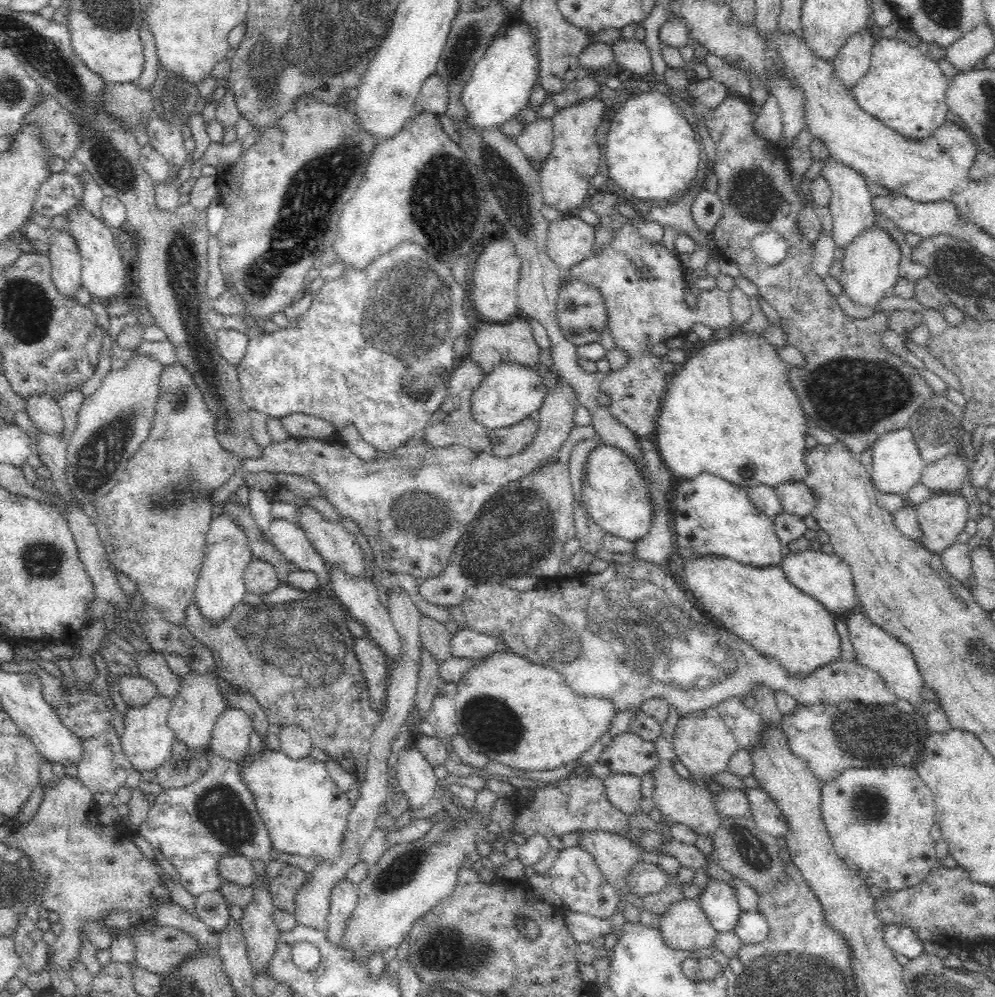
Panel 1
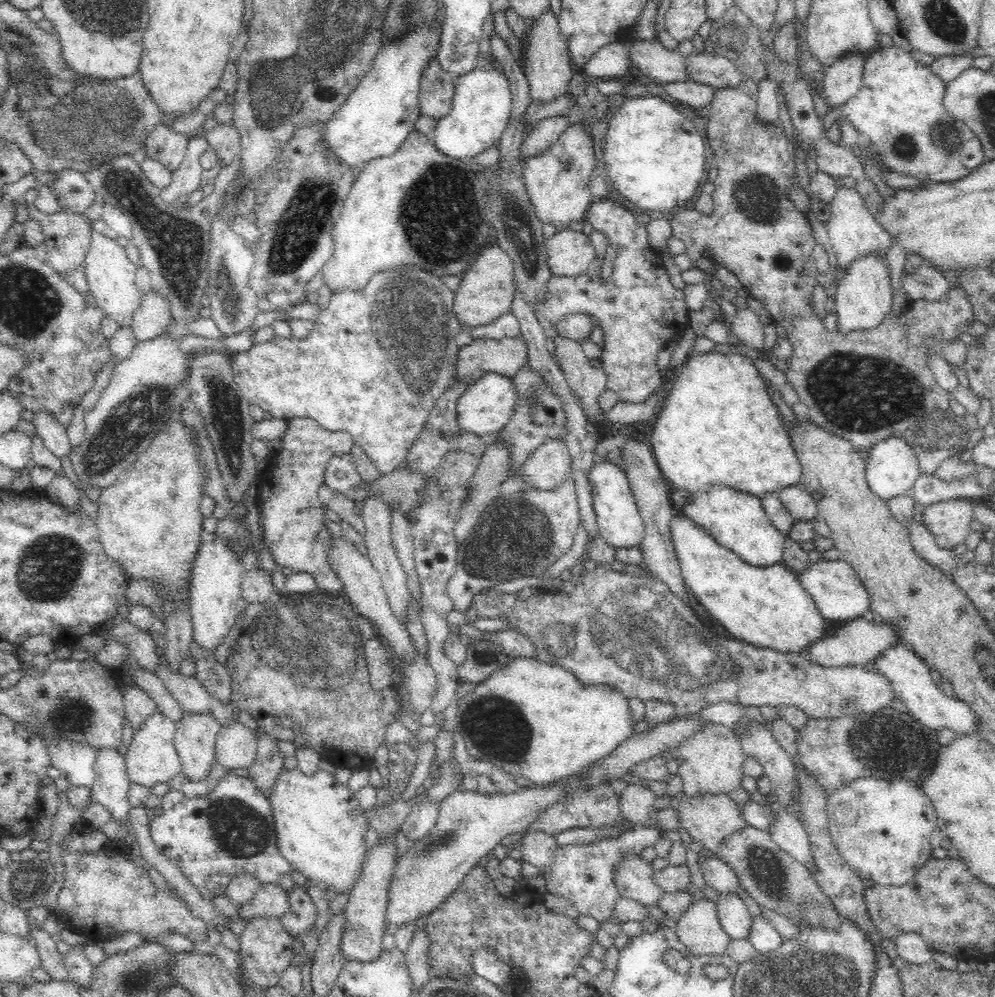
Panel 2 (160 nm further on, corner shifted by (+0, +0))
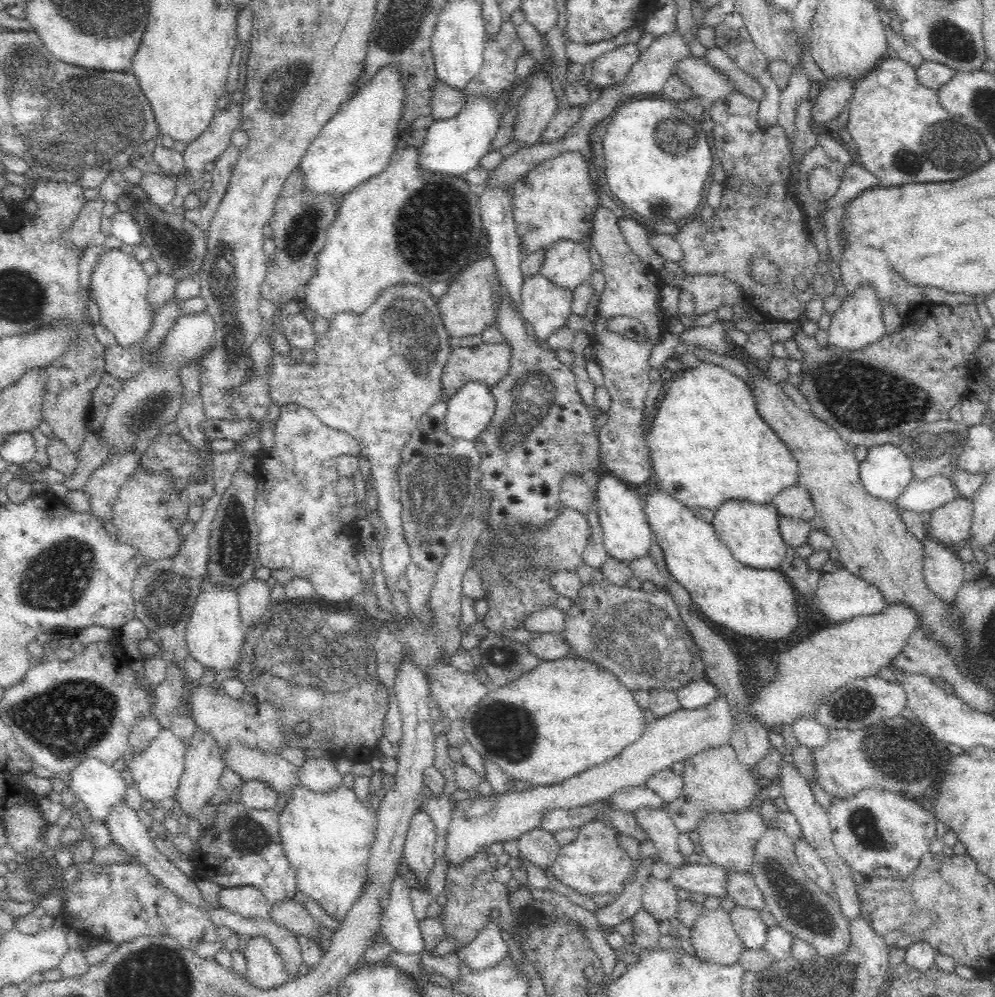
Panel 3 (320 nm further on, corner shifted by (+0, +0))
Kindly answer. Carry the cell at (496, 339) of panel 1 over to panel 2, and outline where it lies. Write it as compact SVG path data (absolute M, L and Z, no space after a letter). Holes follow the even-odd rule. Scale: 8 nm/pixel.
M519 334L500 340L474 339L459 348L454 379L471 385L488 372L513 377L527 362L527 346Z

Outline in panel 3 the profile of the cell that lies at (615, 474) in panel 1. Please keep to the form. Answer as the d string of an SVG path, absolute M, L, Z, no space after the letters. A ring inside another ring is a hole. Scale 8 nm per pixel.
M604 469L599 477L595 506L603 531L603 545L608 556L628 563L642 555L648 555L648 550L652 546L653 532L648 525L638 489L620 481L614 474Z

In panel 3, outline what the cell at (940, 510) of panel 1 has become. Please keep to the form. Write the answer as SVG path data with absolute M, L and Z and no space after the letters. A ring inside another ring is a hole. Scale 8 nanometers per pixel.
M958 496L932 513L928 536L948 547L960 547L971 535L973 500Z

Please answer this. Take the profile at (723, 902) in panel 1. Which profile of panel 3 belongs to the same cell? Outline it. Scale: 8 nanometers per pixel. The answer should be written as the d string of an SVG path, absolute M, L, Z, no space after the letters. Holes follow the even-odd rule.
M736 905L729 911L729 915L734 931L745 949L764 949L767 940L767 926L760 919L757 910Z

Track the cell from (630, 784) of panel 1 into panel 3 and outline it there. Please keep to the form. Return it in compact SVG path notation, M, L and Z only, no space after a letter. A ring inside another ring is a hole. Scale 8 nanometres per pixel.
M638 808L634 817L638 825L646 831L648 839L652 840L656 846L659 860L667 862L672 868L678 868L685 863L686 858L678 849L678 829L672 822L666 809L658 808Z

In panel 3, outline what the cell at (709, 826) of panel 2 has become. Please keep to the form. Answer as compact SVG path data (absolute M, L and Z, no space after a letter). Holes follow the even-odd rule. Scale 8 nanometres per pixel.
M751 808L740 812L710 812L698 822L699 842L703 847L704 859L716 866L723 866L732 872L750 873L754 846L757 840L766 832L764 819L758 811Z

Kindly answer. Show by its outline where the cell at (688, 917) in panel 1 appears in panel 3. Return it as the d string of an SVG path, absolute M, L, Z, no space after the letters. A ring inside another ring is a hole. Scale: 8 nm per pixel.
M705 907L696 925L690 929L690 941L698 959L721 966L739 962L745 947L734 931L729 912L722 907L715 910Z

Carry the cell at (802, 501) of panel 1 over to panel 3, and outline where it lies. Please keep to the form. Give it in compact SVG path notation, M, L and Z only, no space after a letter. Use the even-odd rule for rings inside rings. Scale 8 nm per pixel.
M793 485L782 490L772 500L771 504L777 509L779 517L810 521L816 515L808 490L799 485Z

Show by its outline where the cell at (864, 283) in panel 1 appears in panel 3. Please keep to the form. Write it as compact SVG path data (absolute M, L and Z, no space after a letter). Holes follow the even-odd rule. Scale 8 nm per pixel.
M864 284L856 288L854 294L848 294L841 302L840 308L831 314L831 324L827 334L828 344L842 350L862 350L884 336L882 304L876 289L871 284Z

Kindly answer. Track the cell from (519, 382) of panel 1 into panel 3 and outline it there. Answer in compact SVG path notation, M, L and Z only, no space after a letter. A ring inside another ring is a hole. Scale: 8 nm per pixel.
M467 382L447 400L445 429L454 438L473 442L488 426L495 410L492 386Z

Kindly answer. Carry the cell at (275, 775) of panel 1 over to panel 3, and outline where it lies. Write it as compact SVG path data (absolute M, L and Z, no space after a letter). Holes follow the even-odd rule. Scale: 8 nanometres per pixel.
M299 783L287 804L279 814L279 833L290 866L296 871L297 890L304 893L306 899L312 898L339 923L344 921L348 910L362 894L368 878L368 856L375 839L377 815L372 808L367 808L356 797L353 789L344 784L334 786L328 792L312 792Z

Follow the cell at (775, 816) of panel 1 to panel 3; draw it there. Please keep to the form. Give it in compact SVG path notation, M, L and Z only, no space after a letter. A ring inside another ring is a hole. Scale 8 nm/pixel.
M802 836L794 838L792 843L794 843L794 852L798 863L800 863L808 878L814 881L820 887L820 890L828 894L830 888L832 888L833 880L827 866Z

